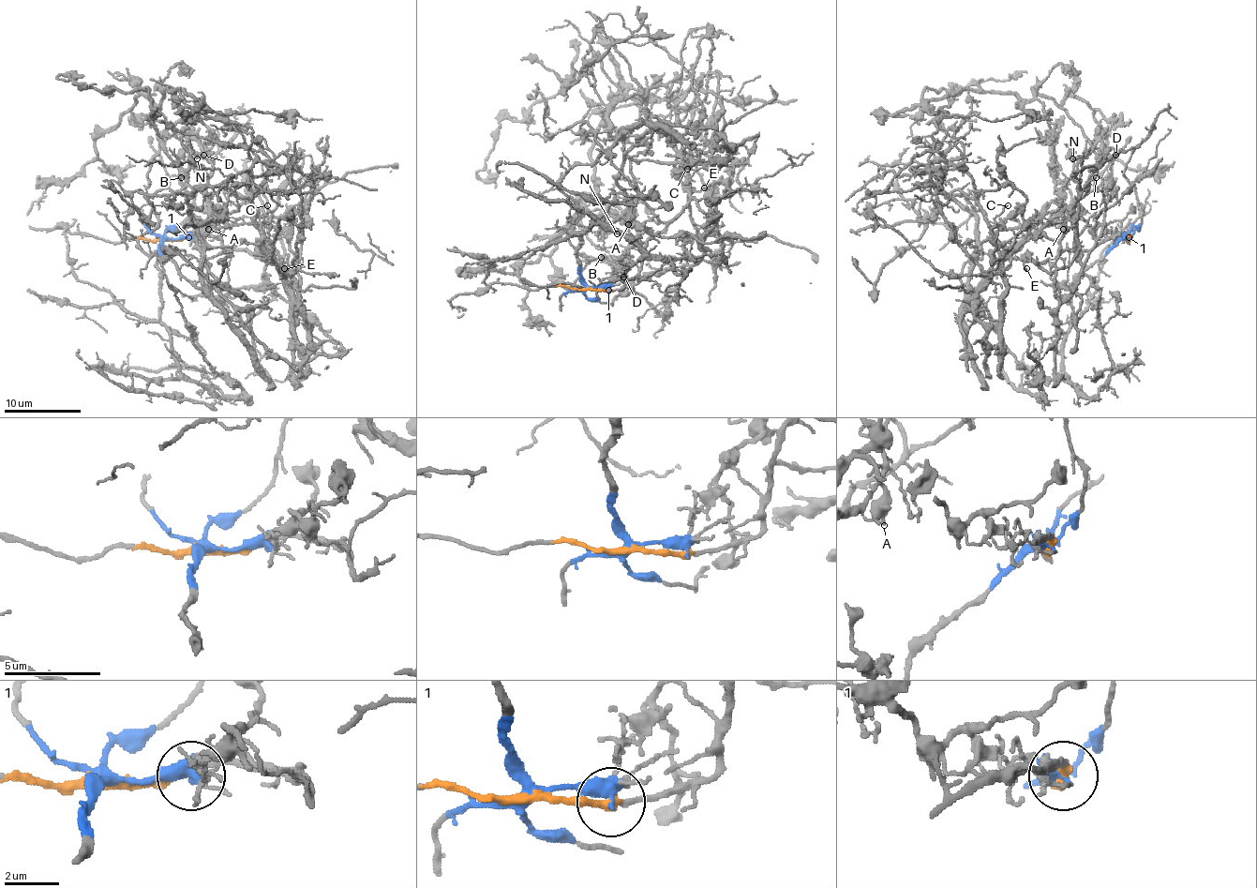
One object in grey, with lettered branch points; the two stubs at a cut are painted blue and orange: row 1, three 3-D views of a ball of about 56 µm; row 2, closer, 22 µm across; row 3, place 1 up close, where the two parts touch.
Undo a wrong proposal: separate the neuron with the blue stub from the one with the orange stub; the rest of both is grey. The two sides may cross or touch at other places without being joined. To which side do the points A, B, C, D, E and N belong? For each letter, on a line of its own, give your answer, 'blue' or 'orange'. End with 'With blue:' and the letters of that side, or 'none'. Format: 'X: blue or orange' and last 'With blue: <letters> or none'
A: blue
B: blue
C: blue
D: blue
E: orange
N: blue
With blue: A, B, C, D, N

